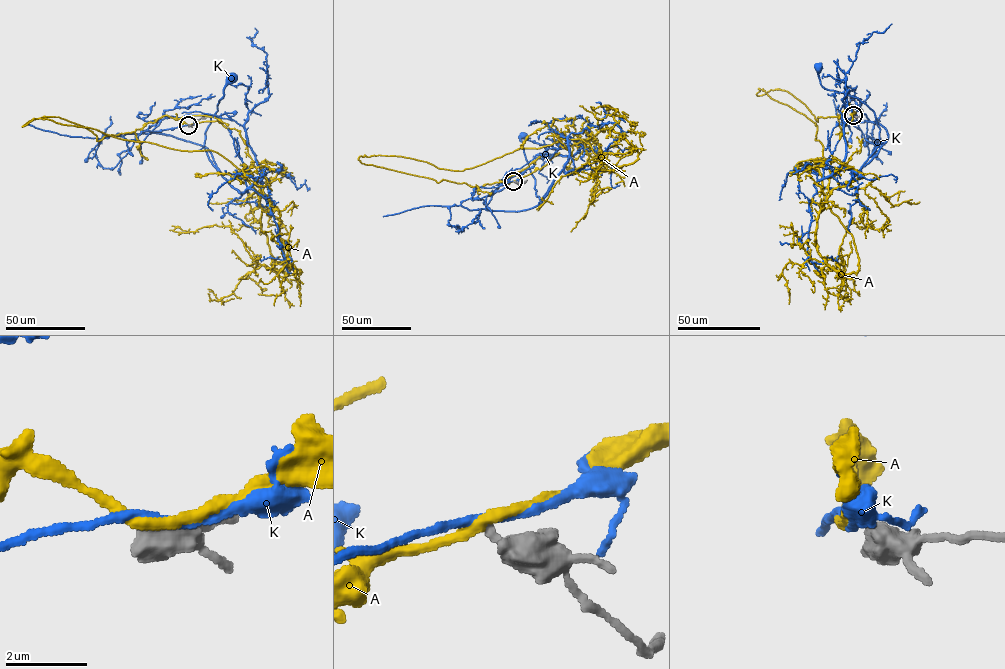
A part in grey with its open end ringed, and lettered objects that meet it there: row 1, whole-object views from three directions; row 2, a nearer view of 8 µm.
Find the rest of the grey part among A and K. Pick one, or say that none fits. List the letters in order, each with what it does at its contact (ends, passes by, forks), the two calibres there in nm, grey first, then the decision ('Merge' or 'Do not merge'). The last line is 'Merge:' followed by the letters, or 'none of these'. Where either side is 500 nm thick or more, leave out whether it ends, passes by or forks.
A: It passes by. Thickness 400 nm (grey) against 260 nm. Do not merge
K: It passes by. Thickness 320 nm (grey) against 190 nm. Do not merge
Merge: none of these

